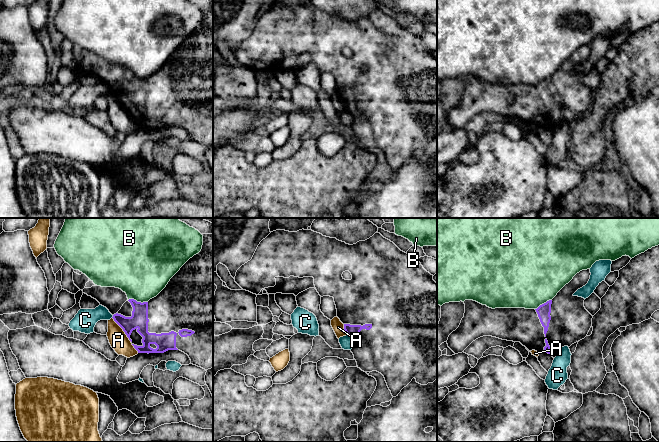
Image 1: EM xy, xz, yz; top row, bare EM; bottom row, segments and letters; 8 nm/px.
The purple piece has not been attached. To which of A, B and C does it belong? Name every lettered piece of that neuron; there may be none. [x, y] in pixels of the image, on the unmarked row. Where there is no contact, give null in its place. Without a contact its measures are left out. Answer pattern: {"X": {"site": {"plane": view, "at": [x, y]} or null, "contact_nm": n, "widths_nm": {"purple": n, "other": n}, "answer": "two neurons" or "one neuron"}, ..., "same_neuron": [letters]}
{"A": {"site": {"plane": "xy", "at": [122, 104]}, "contact_nm": 260, "widths_nm": {"purple": 140, "other": 150}, "answer": "two neurons"}, "B": {"site": {"plane": "xy", "at": [138, 78]}, "contact_nm": 160, "widths_nm": {"purple": 140, "other": 440}, "answer": "two neurons"}, "C": {"site": {"plane": "xz", "at": [349, 111]}, "contact_nm": 50, "widths_nm": {"purple": 100, "other": 110}, "answer": "two neurons"}, "same_neuron": []}

